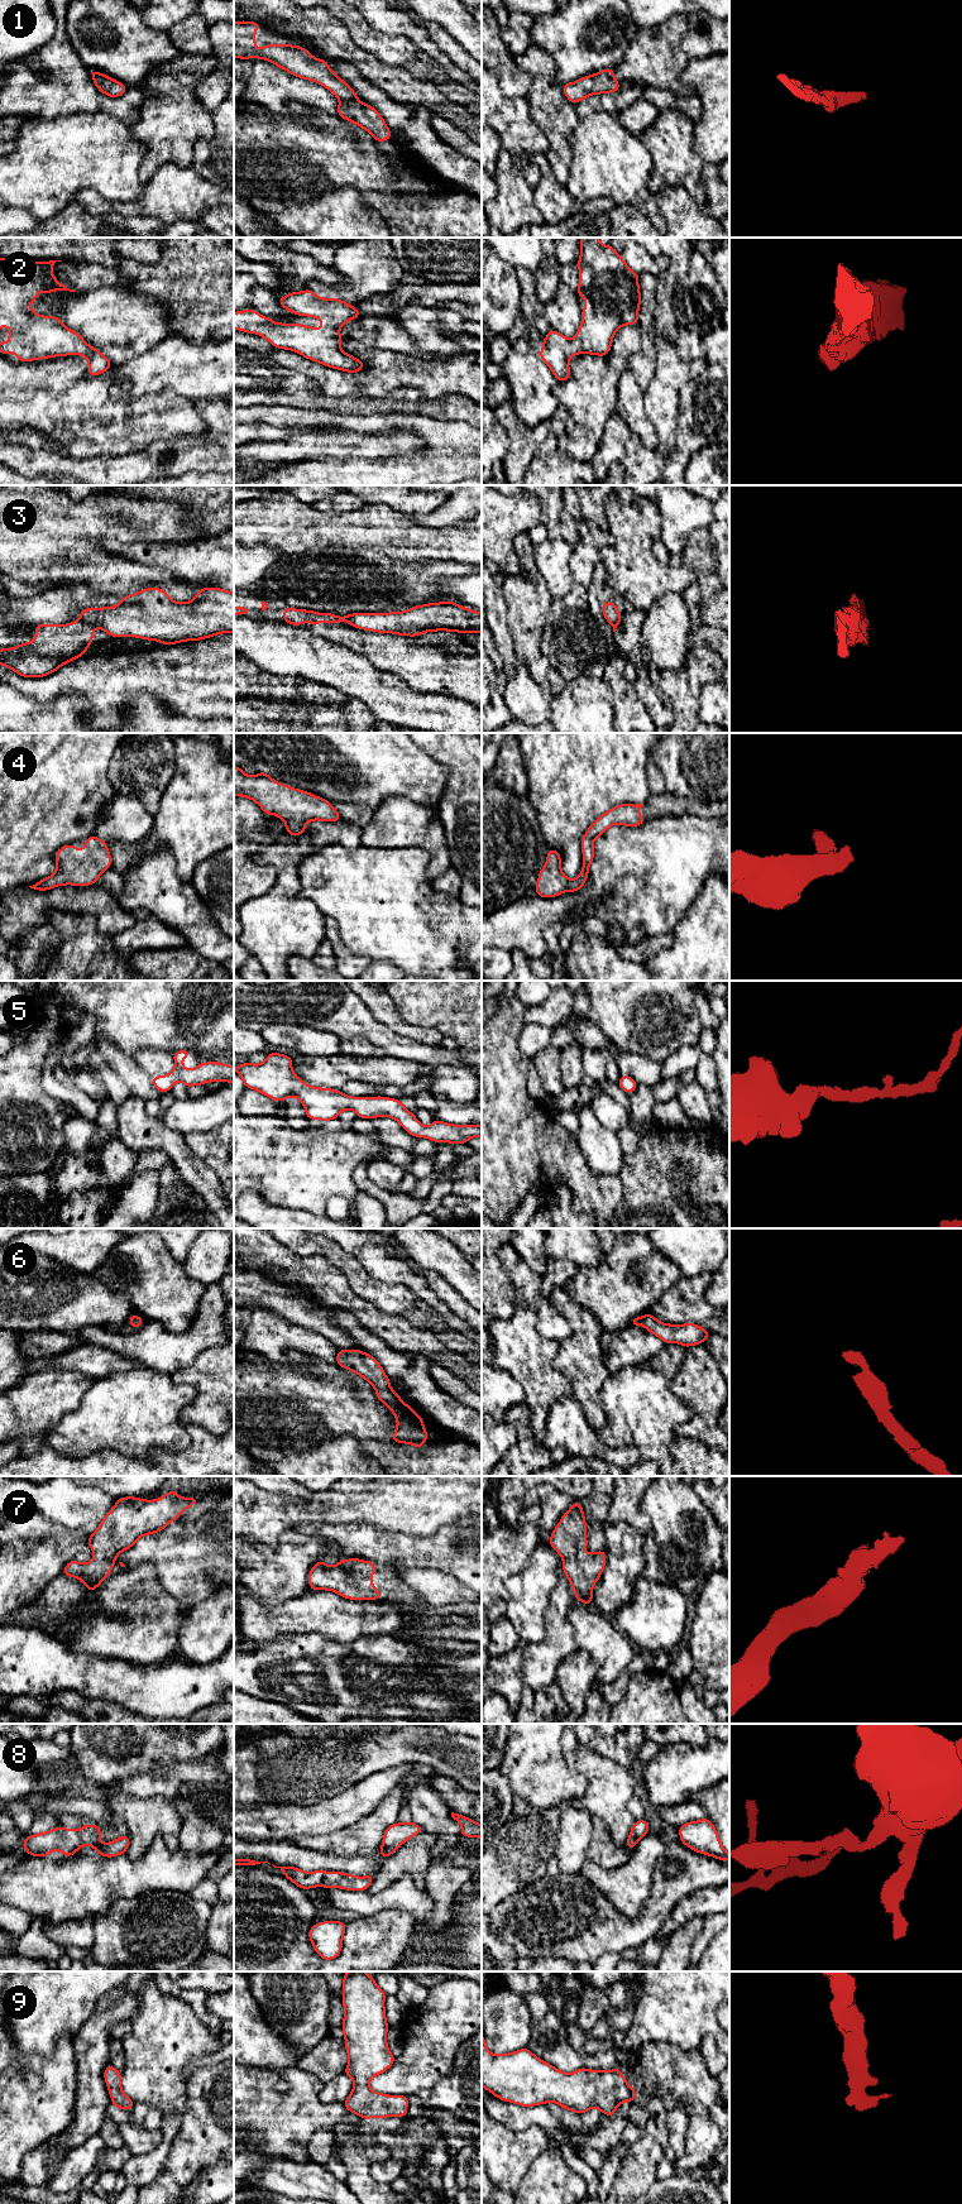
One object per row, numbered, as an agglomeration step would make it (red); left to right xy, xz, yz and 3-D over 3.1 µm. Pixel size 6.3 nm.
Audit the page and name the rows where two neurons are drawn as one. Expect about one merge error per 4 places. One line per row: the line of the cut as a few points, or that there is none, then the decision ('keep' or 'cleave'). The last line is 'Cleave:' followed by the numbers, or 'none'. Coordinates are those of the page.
1: cut none; keep
2: cut none; keep
3: cut xy (80, 619), (96, 626); cleave
4: cut none; keep
5: cut none; keep
6: cut none; keep
7: cut none; keep
8: cut xy (76, 1831), (82, 1844); cleave
9: cut none; keep
Cleave: 3, 8

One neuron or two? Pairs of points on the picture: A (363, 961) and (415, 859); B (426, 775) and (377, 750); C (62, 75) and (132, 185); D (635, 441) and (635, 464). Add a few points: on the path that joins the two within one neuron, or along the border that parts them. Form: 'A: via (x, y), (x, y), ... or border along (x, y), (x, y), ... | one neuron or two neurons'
A: border along (341, 938), (352, 950), (367, 954), (373, 961) | two neurons
B: via (414, 775), (389, 762) | one neuron
C: border along (115, 116), (101, 113), (76, 113), (57, 118) | two neurons
D: via (635, 446), (635, 459) | one neuron

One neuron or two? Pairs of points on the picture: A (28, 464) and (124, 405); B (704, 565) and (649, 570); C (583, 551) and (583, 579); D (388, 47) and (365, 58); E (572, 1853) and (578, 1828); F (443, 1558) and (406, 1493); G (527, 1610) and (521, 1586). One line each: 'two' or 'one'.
A: two
B: two
C: one
D: two
E: one
F: two
G: one

